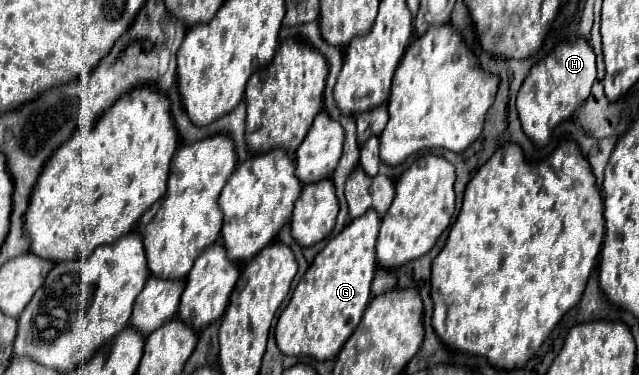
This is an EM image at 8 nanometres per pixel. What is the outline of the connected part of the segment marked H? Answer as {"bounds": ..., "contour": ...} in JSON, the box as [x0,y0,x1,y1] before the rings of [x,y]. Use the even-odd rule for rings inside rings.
{"bounds":[517,39,595,145],"contour":[[[585,39],[571,43],[561,43],[551,55],[535,63],[525,77],[517,95],[517,113],[523,133],[537,145],[549,145],[553,129],[567,121],[591,95],[591,85],[595,81],[595,53]]]}

